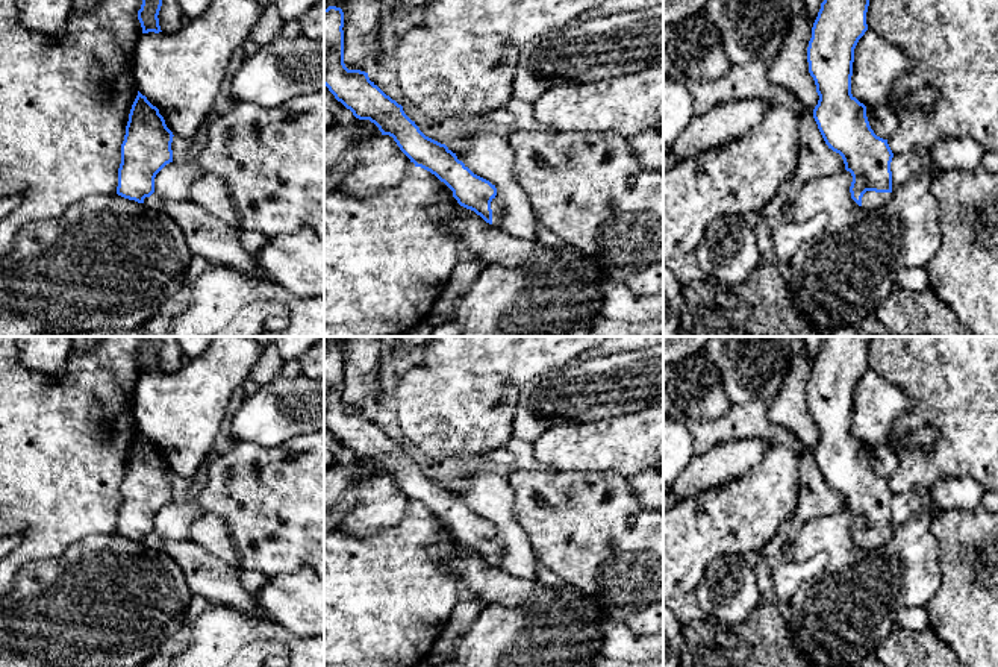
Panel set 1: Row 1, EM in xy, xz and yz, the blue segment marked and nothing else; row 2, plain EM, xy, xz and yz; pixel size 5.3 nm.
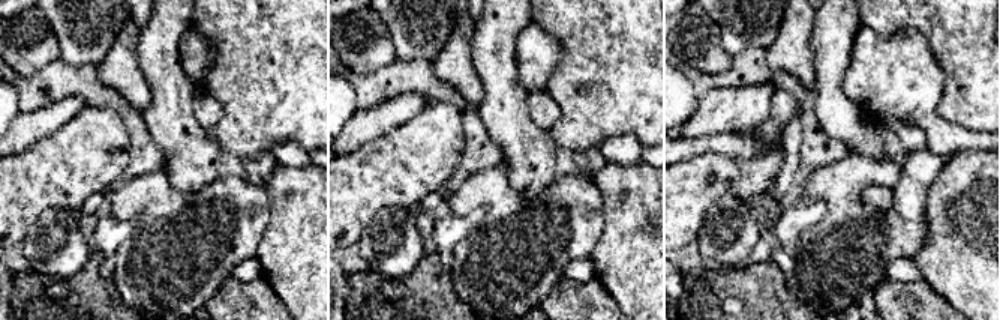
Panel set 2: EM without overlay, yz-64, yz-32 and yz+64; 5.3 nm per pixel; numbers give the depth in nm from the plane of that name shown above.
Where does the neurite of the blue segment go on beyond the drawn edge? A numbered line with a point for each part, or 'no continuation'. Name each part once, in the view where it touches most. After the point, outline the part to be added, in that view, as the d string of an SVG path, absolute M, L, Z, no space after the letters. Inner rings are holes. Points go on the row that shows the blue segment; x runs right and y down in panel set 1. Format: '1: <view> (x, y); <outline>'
1: yz (871, 200); M866 191L862 197L862 208L868 211L878 209L890 200L890 193Z

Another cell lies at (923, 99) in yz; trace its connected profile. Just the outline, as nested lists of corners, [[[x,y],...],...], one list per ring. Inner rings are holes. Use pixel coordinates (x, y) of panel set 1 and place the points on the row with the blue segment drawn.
[[[921,88],[903,100],[906,109],[930,109],[937,97],[934,88]]]

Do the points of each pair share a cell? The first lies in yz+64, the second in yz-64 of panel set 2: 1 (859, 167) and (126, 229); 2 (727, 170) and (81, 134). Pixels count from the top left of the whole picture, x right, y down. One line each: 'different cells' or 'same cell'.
1: different cells
2: same cell

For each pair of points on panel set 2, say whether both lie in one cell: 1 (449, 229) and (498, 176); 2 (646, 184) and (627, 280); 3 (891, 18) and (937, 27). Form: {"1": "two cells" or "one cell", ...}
{"1": "two cells", "2": "one cell", "3": "one cell"}

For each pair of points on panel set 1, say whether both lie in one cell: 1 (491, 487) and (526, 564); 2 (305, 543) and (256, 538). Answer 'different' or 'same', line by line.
1: same
2: same

